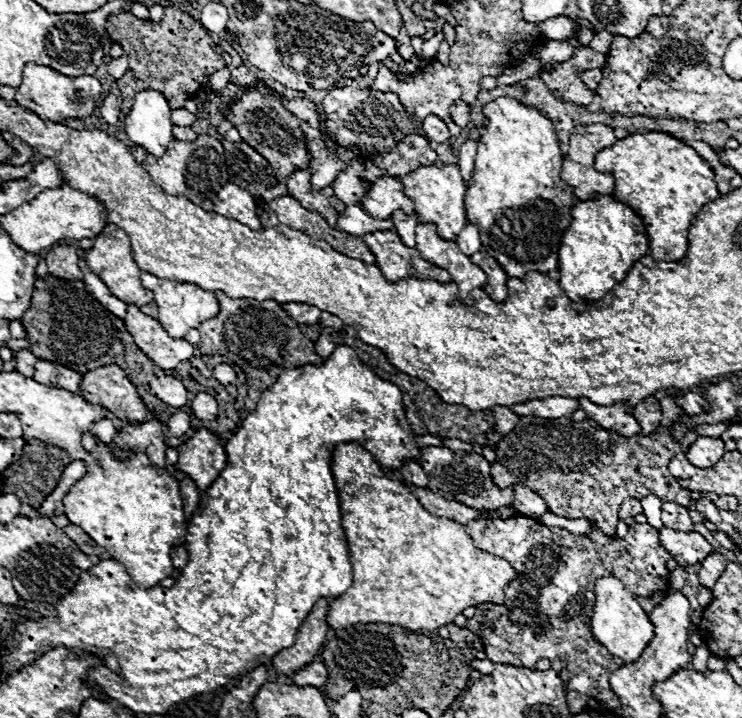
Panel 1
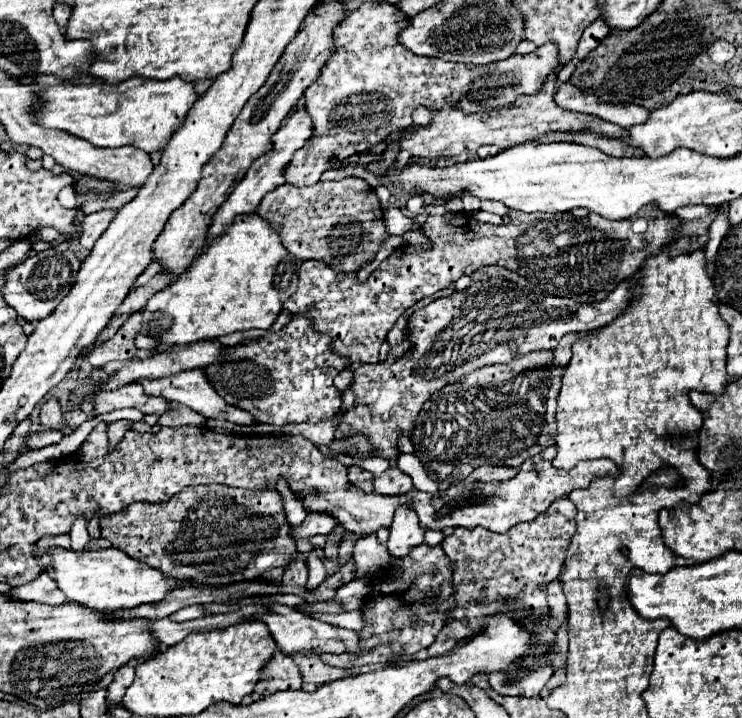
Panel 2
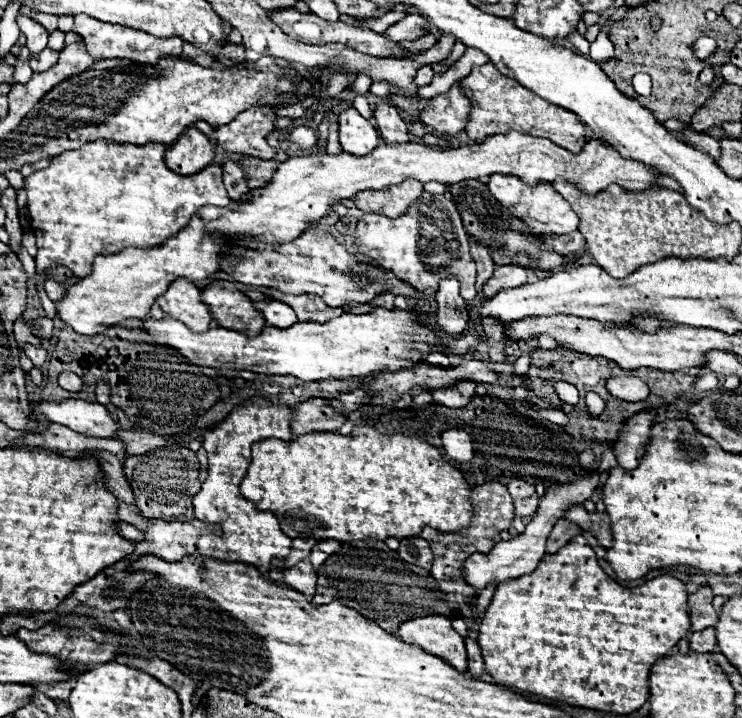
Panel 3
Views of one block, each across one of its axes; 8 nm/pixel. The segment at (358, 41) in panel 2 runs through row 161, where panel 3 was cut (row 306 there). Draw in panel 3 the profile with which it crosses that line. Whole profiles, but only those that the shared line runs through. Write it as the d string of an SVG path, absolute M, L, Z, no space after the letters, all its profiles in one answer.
M266 288L266 294L270 298L276 298L276 300L282 300L282 302L290 304L300 320L324 322L324 320L330 320L332 316L342 316L344 314L342 306L340 308L330 308L316 294L308 294L308 292L302 292L302 294L282 294L282 292L272 290L272 288Z

